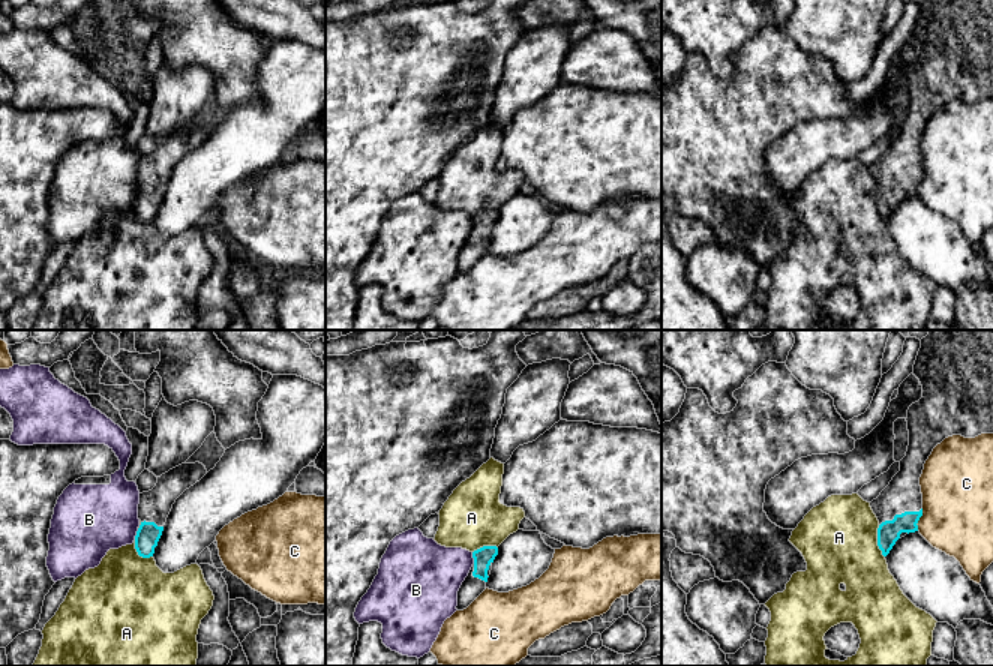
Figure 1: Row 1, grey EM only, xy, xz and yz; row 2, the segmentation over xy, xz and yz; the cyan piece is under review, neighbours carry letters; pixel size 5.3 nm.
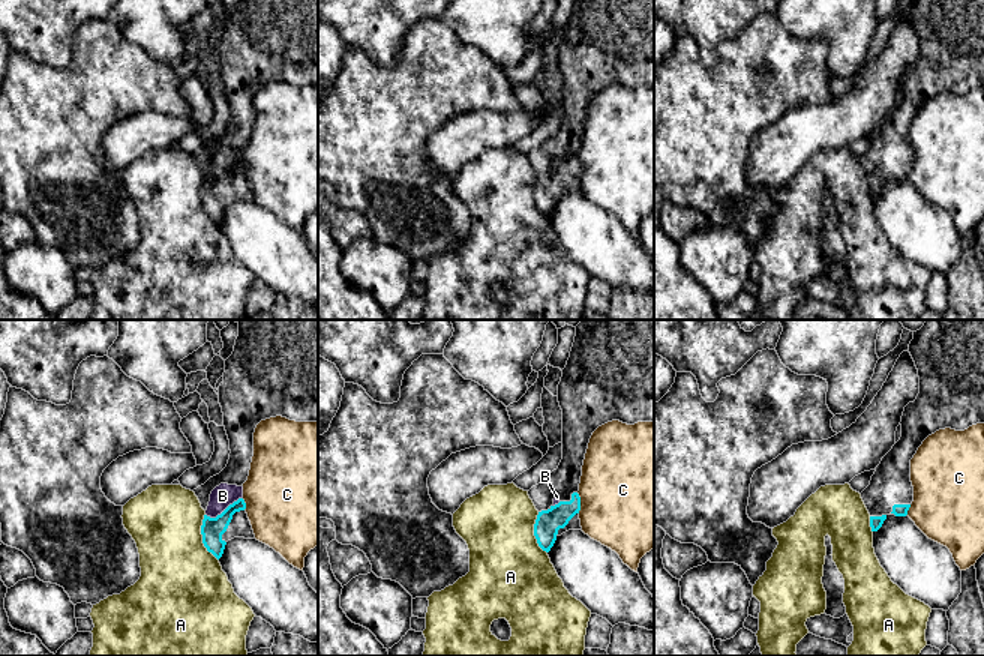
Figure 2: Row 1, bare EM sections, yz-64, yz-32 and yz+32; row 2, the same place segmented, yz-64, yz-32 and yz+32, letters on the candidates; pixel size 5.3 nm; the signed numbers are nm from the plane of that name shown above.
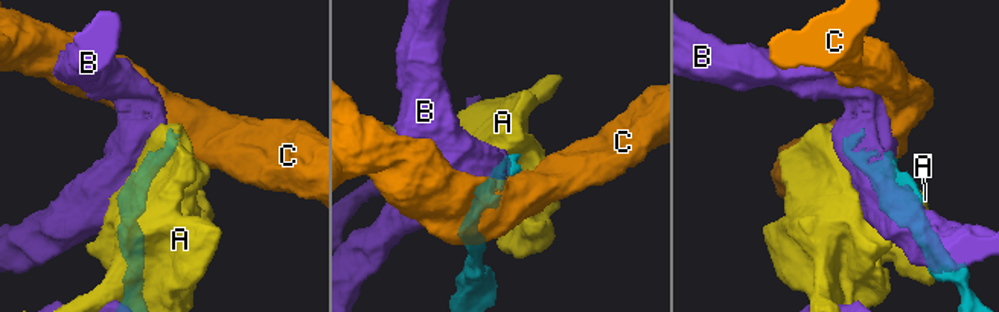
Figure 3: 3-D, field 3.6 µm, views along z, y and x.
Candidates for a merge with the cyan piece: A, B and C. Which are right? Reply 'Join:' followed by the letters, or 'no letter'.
Join: no letter

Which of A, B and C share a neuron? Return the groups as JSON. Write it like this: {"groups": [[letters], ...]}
{"groups": [["A"], ["B"], ["C"]]}

